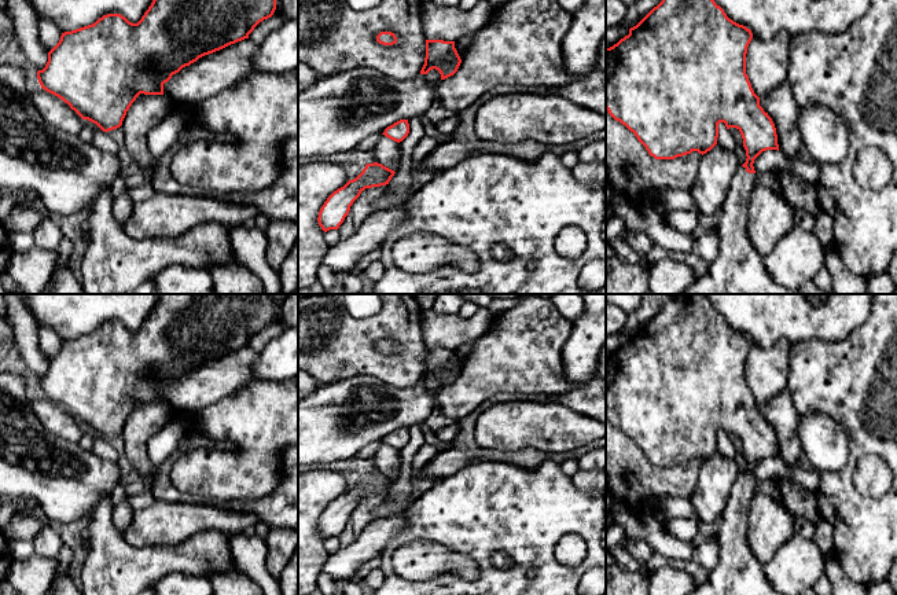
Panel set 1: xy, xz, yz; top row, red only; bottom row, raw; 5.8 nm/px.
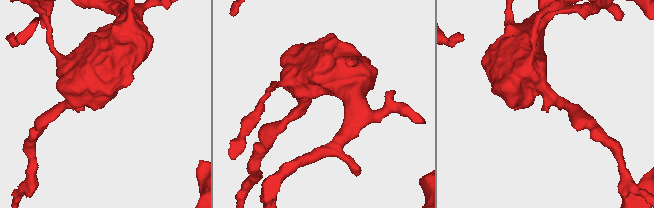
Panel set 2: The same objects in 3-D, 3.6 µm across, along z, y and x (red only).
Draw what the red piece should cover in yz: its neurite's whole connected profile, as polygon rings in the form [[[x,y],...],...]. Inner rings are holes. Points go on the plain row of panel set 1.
[[[672,294],[662,309],[654,315],[629,342],[606,356],[606,418],[635,441],[655,467],[674,467],[698,459],[706,462],[717,452],[718,431],[736,436],[743,447],[746,470],[736,478],[727,507],[721,515],[718,536],[718,562],[709,577],[690,595],[782,595],[769,584],[764,565],[753,554],[747,539],[747,511],[757,493],[754,467],[767,458],[777,458],[777,442],[772,426],[760,414],[746,382],[746,361],[753,341],[729,327],[716,312],[706,294]]]

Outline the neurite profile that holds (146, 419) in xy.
[[[140,401],[122,429],[124,451],[129,464],[137,469],[151,491],[158,466],[148,458],[148,441],[168,422],[169,407],[165,403]]]

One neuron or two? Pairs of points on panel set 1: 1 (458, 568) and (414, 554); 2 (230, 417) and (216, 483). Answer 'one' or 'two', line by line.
1: one
2: one

